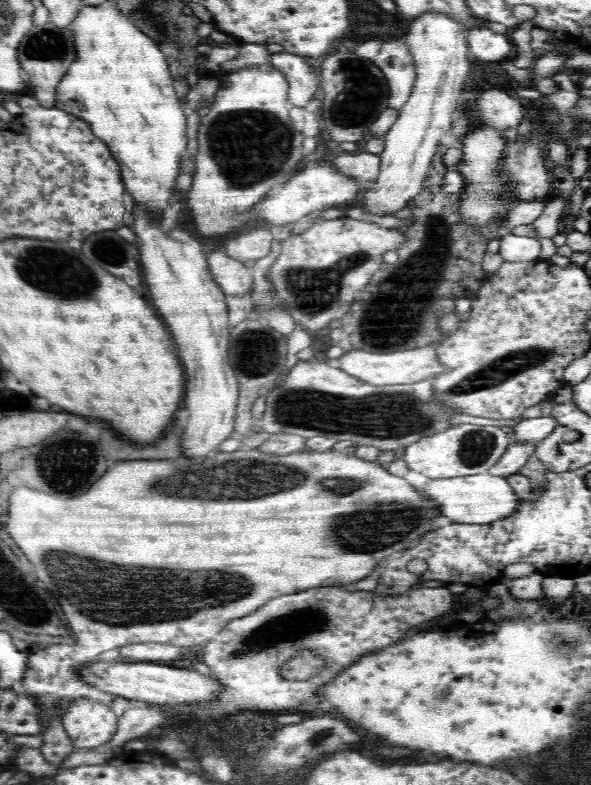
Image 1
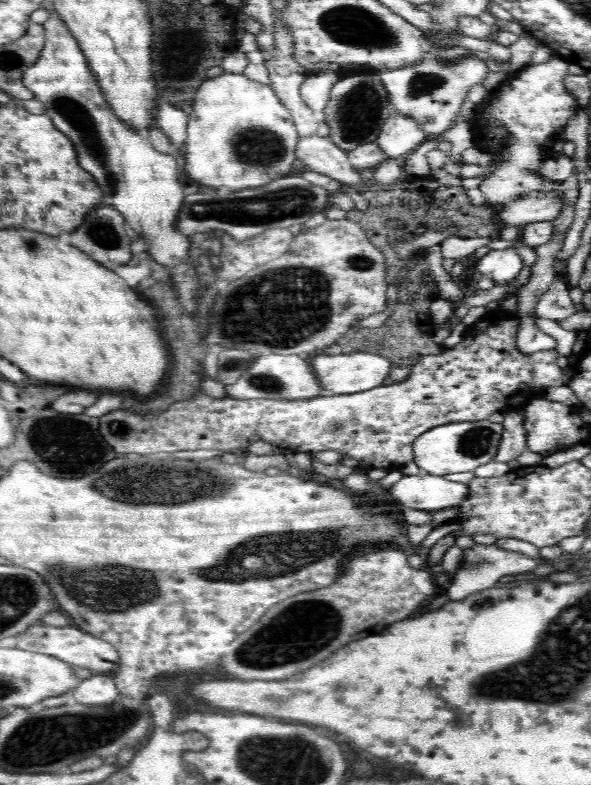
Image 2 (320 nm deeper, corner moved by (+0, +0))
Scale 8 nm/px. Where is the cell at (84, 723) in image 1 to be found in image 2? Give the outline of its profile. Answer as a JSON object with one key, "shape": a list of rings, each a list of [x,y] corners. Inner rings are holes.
{"shape":[[[97,673],[92,674],[90,678],[82,679],[80,684],[73,689],[73,696],[80,704],[108,706],[118,700],[120,691],[116,686],[113,673]]]}

